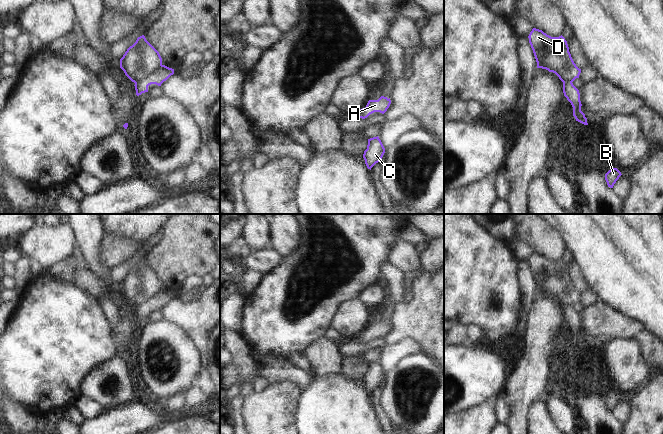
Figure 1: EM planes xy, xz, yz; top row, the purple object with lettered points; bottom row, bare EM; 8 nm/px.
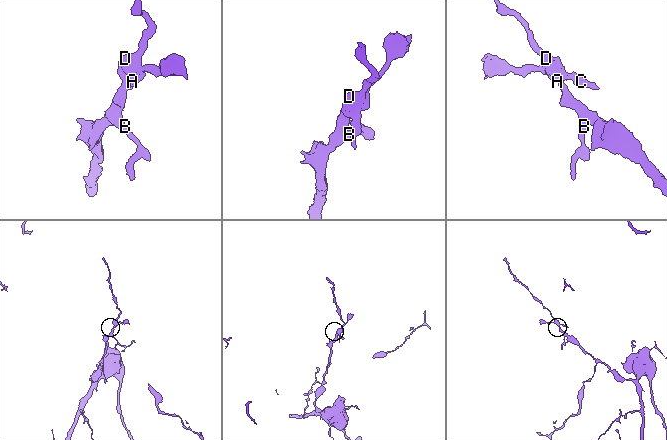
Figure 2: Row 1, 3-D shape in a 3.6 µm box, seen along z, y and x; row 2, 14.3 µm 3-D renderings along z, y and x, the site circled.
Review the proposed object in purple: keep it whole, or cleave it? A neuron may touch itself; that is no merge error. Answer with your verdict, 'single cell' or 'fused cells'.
fused cells

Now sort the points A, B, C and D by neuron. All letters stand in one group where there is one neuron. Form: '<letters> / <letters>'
A B / C D

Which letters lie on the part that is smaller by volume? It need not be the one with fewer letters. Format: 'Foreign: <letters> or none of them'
Foreign: C, D

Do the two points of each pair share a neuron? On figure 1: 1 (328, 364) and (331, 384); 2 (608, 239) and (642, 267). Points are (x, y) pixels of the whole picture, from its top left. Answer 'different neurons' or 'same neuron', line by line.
1: different neurons
2: same neuron

